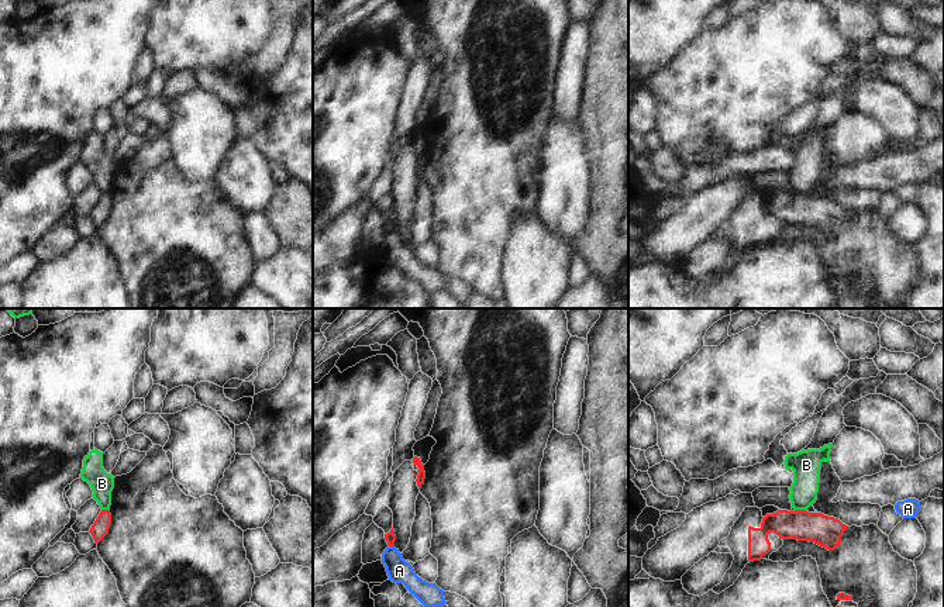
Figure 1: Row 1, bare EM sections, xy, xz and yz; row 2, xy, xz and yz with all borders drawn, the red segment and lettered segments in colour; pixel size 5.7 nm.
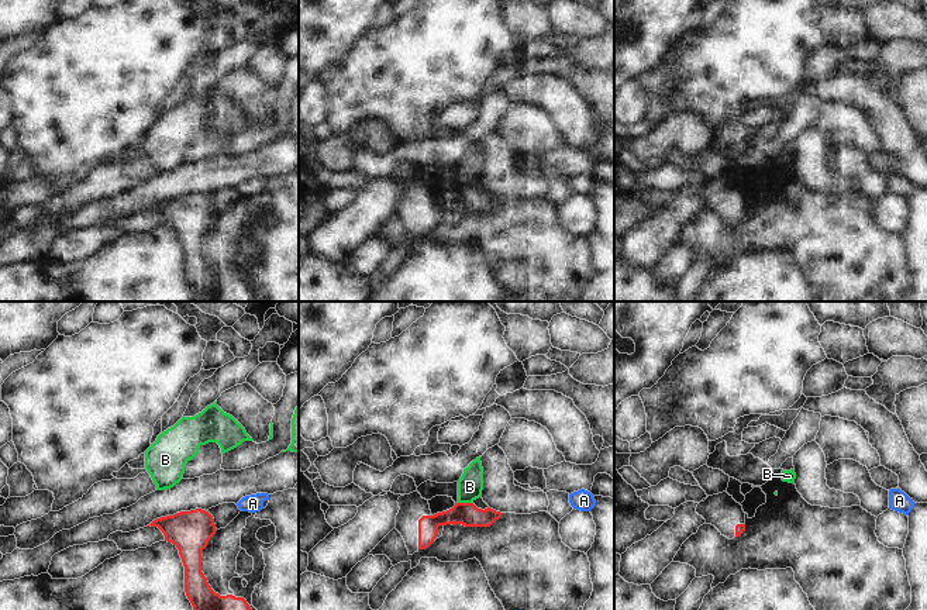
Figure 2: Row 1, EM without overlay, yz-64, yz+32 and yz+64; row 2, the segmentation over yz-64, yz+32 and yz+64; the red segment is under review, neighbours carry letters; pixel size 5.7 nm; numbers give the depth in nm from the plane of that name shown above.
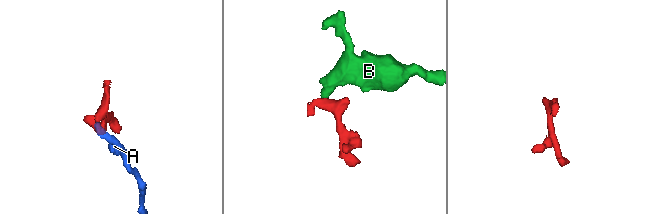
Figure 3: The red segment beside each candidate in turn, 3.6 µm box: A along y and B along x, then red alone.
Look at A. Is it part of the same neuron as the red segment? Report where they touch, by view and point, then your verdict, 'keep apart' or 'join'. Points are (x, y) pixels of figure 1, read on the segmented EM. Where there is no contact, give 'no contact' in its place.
xz (392, 545) | keep apart

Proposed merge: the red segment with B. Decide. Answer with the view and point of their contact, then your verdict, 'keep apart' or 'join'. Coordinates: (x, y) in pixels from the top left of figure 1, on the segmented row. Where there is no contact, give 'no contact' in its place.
meets red in yz at (800, 510); keep apart

